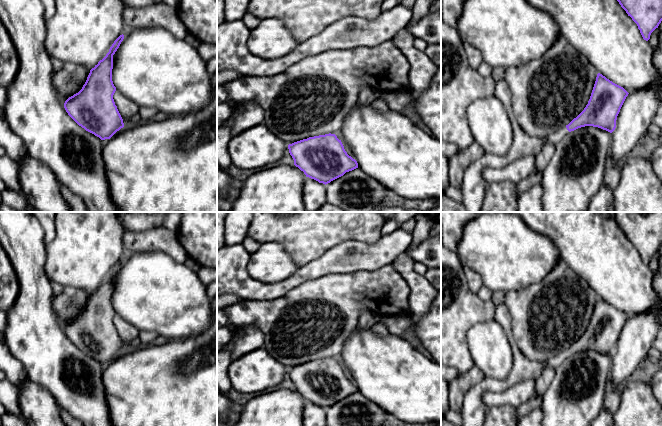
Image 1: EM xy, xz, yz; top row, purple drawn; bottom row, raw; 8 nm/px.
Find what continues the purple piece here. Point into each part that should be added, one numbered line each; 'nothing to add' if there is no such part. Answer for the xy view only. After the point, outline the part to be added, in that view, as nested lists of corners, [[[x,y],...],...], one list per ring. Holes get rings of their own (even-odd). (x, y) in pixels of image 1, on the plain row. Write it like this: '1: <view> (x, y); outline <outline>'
nothing to add

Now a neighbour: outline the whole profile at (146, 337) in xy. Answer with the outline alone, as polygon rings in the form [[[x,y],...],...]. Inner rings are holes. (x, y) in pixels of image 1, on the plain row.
[[[140,331],[138,334],[138,338],[141,340],[143,347],[151,345],[157,336],[157,333],[149,331]]]

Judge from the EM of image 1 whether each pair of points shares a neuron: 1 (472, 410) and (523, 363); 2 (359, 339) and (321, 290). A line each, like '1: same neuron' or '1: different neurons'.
1: same neuron
2: different neurons

